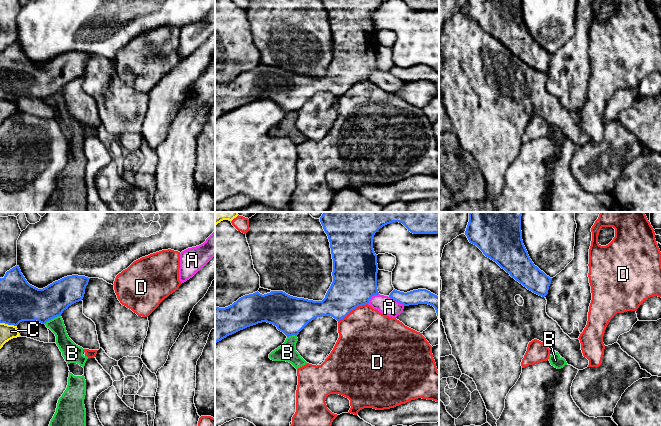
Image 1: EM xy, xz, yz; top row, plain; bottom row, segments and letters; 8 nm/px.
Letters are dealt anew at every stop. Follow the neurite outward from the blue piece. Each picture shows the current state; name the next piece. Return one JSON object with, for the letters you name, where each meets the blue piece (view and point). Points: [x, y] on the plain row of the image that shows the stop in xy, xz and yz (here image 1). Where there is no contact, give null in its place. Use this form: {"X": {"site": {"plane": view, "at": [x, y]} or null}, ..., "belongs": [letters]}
{"belongs": []}

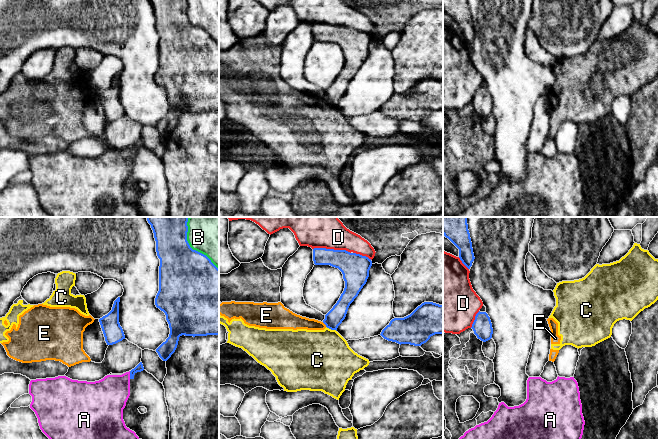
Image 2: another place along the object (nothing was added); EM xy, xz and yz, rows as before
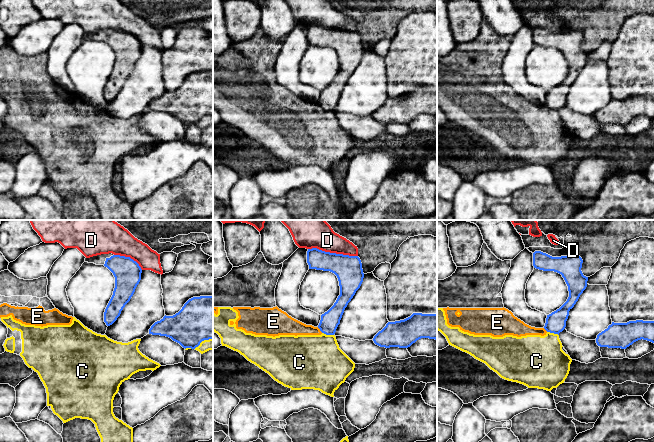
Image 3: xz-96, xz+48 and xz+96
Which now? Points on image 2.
{"A": {"site": {"plane": "xy", "at": [130, 151]}}, "belongs": ["A"]}

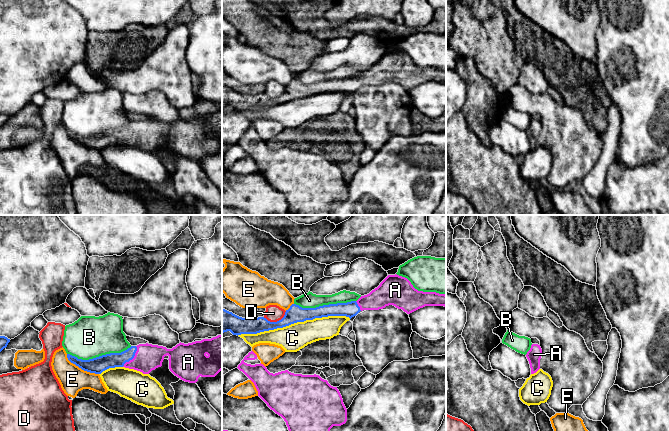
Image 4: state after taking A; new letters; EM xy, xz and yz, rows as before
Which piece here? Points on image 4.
{"A": {"site": {"plane": "xy", "at": [133, 133]}}, "belongs": ["A"]}

